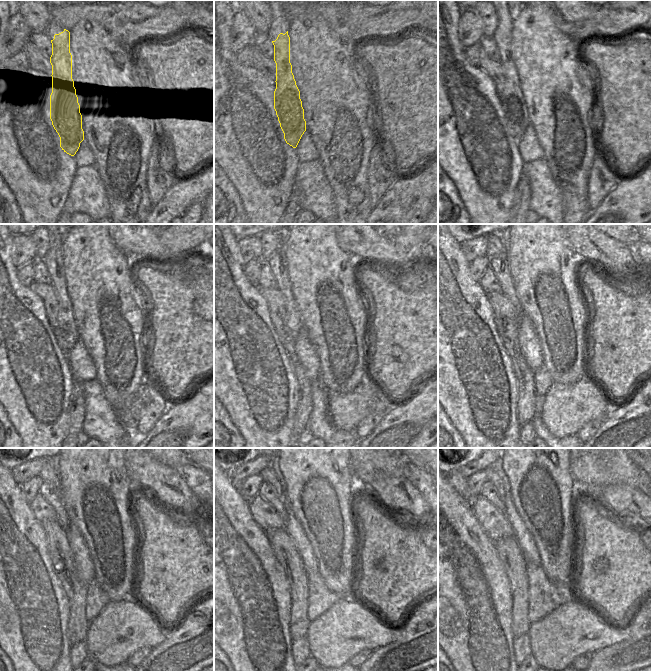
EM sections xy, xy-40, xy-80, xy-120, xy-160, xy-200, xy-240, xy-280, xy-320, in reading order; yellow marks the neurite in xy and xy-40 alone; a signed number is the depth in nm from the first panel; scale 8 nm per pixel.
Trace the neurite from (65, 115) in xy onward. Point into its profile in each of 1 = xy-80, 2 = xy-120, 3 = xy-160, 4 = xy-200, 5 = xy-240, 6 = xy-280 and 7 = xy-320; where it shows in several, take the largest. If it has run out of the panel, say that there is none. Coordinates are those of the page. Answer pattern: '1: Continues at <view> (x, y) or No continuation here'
1: Continues at xy-80 (514, 111)
2: Continues at xy-120 (66, 333)
3: Continues at xy-160 (289, 333)
4: Continues at xy-200 (501, 269)
5: Continues at xy-240 (51, 494)
6: Continues at xy-280 (266, 491)
7: Continues at xy-320 (488, 491)

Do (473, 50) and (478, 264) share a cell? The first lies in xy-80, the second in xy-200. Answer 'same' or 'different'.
same

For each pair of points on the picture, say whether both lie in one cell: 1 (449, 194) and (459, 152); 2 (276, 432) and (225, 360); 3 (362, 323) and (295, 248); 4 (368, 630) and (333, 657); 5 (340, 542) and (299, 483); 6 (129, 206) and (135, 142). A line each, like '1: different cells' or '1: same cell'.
1: different cells
2: same cell
3: same cell
4: same cell
5: same cell
6: same cell

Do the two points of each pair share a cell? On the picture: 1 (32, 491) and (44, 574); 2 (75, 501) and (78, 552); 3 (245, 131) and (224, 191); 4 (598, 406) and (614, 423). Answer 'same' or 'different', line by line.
1: different
2: different
3: different
4: different

